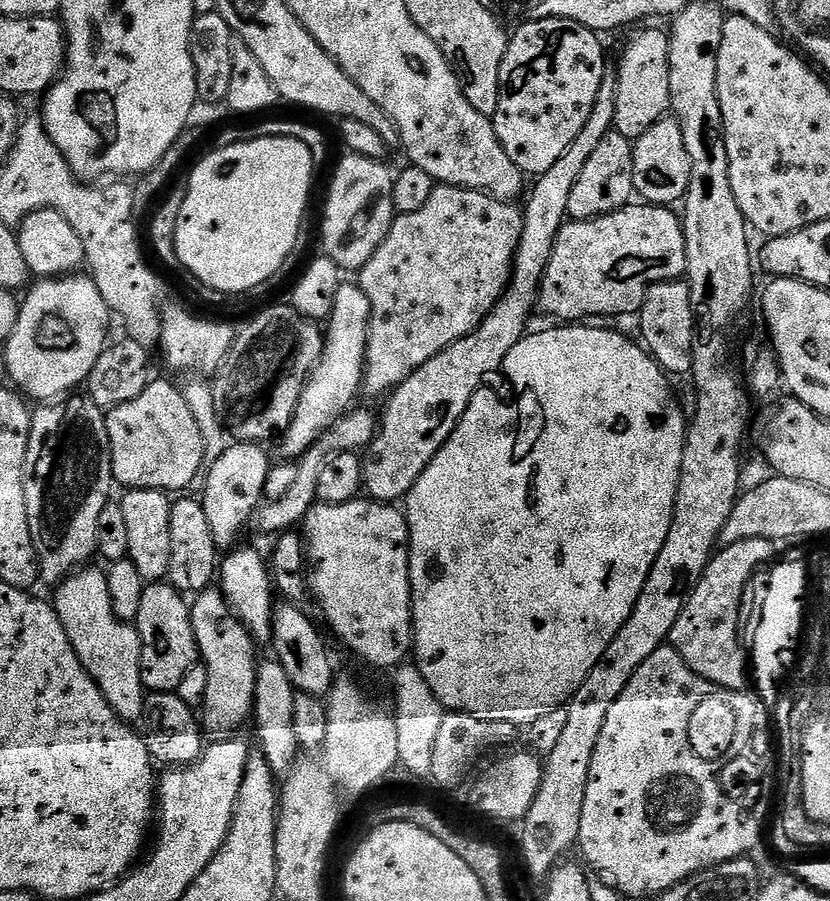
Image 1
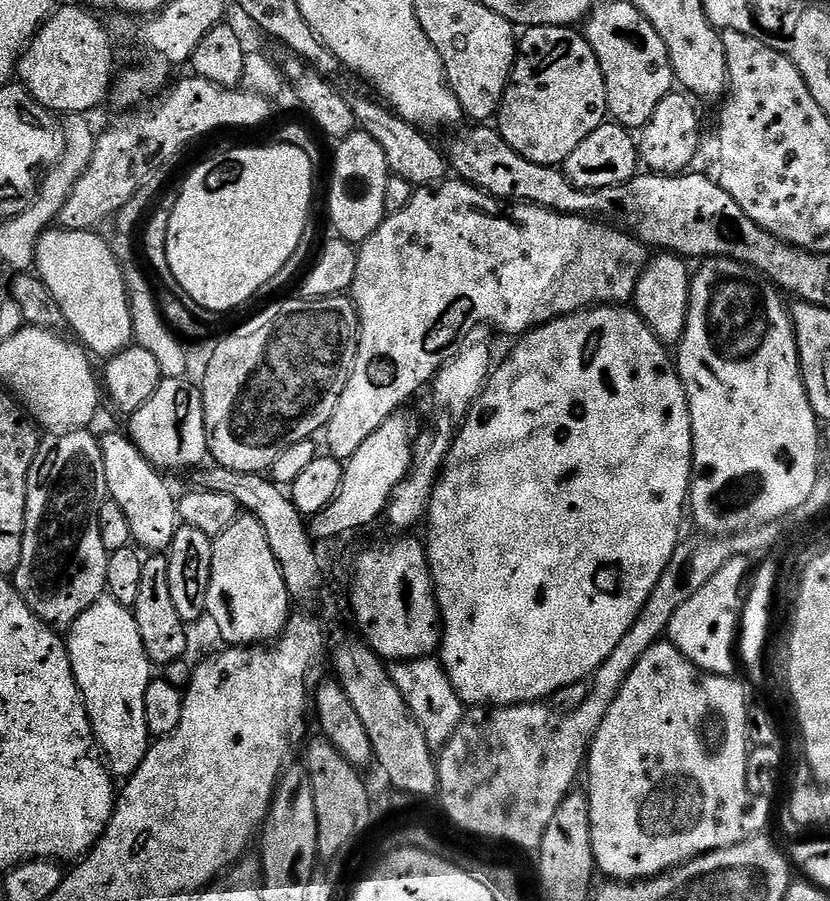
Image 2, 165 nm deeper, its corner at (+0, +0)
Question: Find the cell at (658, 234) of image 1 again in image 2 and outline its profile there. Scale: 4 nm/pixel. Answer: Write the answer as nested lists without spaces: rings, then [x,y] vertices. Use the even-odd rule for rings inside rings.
[[[448,178],[438,184],[417,187],[413,191],[410,203],[403,210],[385,215],[378,230],[374,230],[374,234],[370,234],[370,238],[366,238],[364,243],[359,245],[356,257],[358,258],[358,270],[354,274],[350,295],[353,302],[356,303],[356,313],[360,319],[360,341],[354,358],[354,366],[350,370],[350,378],[346,378],[346,390],[342,390],[342,394],[335,397],[334,414],[326,429],[327,455],[333,456],[335,460],[341,462],[349,460],[354,454],[354,450],[358,450],[358,446],[362,446],[362,442],[370,434],[374,434],[374,430],[378,430],[378,426],[382,426],[382,422],[386,422],[386,418],[403,409],[404,403],[423,384],[424,387],[431,385],[437,372],[452,359],[457,345],[467,341],[469,339],[467,336],[475,328],[497,328],[498,331],[505,332],[508,336],[520,338],[533,328],[549,324],[552,320],[559,320],[562,316],[570,316],[573,312],[583,312],[593,306],[627,305],[635,297],[636,287],[650,259],[650,252],[635,236],[614,228],[607,222],[587,216],[568,216],[565,212],[552,212],[548,208],[539,208],[536,204],[516,202],[511,206],[505,206],[496,197],[487,195],[472,184],[466,184],[459,178]]]

